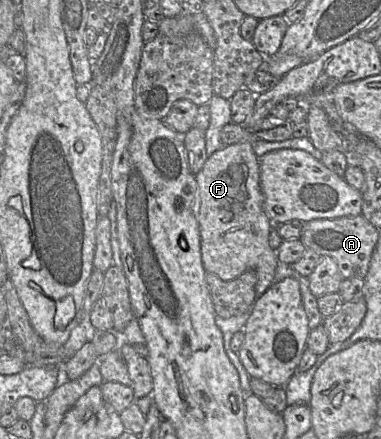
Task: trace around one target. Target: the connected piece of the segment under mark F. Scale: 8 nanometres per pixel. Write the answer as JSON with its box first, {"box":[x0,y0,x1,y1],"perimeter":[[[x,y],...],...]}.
{"box":[195,143,278,298],"perimeter":[[[252,143],[232,144],[214,152],[207,158],[202,170],[195,175],[195,179],[198,185],[198,224],[200,230],[201,258],[205,271],[217,275],[223,281],[230,281],[236,279],[247,270],[254,270],[258,275],[258,281],[255,287],[258,298],[273,284],[278,258],[277,251],[273,250],[269,245],[269,234],[272,230],[272,224],[263,209],[264,196],[260,185],[260,158],[255,154]]]}

